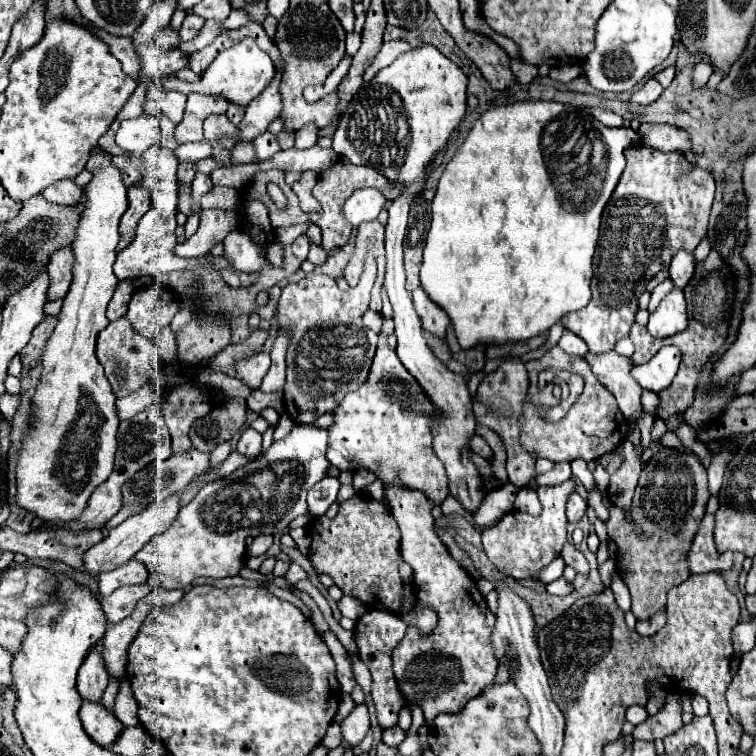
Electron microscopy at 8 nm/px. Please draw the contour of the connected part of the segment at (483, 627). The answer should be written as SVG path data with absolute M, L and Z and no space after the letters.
M399 482L385 486L385 494L391 504L391 514L393 514L395 522L399 524L399 530L403 536L403 540L401 540L403 560L413 568L413 586L415 586L417 600L439 612L439 622L431 636L421 636L419 630L413 626L407 628L405 638L393 650L393 672L395 672L395 678L399 682L399 688L401 688L403 696L407 698L407 702L409 704L419 702L425 712L425 720L433 722L435 716L441 712L463 710L463 706L471 698L477 698L487 686L493 684L493 678L495 678L495 672L499 666L499 662L493 654L493 646L491 646L491 630L495 628L495 616L487 608L485 598L481 598L481 592L477 590L475 580L457 564L457 560L451 558L451 554L443 546L443 542L435 534L435 530L433 530L435 520L431 516L433 506L431 506L431 502L427 502L427 496L419 494L417 490L403 490L403 486L399 486Z

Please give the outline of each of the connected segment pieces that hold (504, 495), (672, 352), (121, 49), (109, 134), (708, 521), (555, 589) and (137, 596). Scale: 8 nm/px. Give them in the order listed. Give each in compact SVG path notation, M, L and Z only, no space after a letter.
M507 482L503 486L495 486L493 490L487 492L483 504L479 506L477 514L475 514L475 522L479 526L491 526L495 520L501 520L505 514L509 514L513 510L513 502L517 496L517 488Z
M663 346L647 364L633 368L633 378L637 378L641 388L659 394L673 382L679 362L681 362L679 348Z
M91 28L91 30L103 38L103 42L109 46L111 54L123 64L123 72L127 76L135 78L135 82L139 82L139 56L135 54L135 46L133 46L131 38L119 38L119 36L107 34L97 28Z
M115 120L113 124L111 124L111 128L99 138L99 146L103 148L103 150L107 150L107 152L111 152L111 154L125 154L125 152L121 152L119 150L119 146L115 146L115 132L117 132L117 128L119 128L119 120Z
M705 514L699 532L693 540L691 552L689 552L689 568L693 574L701 572L715 572L715 570L727 570L733 564L733 552L723 552L715 550L715 540L713 540L713 526L715 526L715 516Z
M563 576L551 584L547 584L547 592L549 594L559 594L559 596L565 596L565 594L571 594L573 592L573 584L567 582Z
M135 584L135 586L121 586L117 588L111 596L103 598L101 604L103 604L103 610L105 610L105 616L109 620L109 624L117 624L121 622L123 618L127 618L135 604L149 594L149 586L147 584Z

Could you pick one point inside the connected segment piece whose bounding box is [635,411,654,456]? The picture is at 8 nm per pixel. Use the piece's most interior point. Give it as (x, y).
(645, 423)

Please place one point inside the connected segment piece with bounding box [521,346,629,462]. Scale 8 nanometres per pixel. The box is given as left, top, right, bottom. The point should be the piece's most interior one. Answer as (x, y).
(594, 426)

